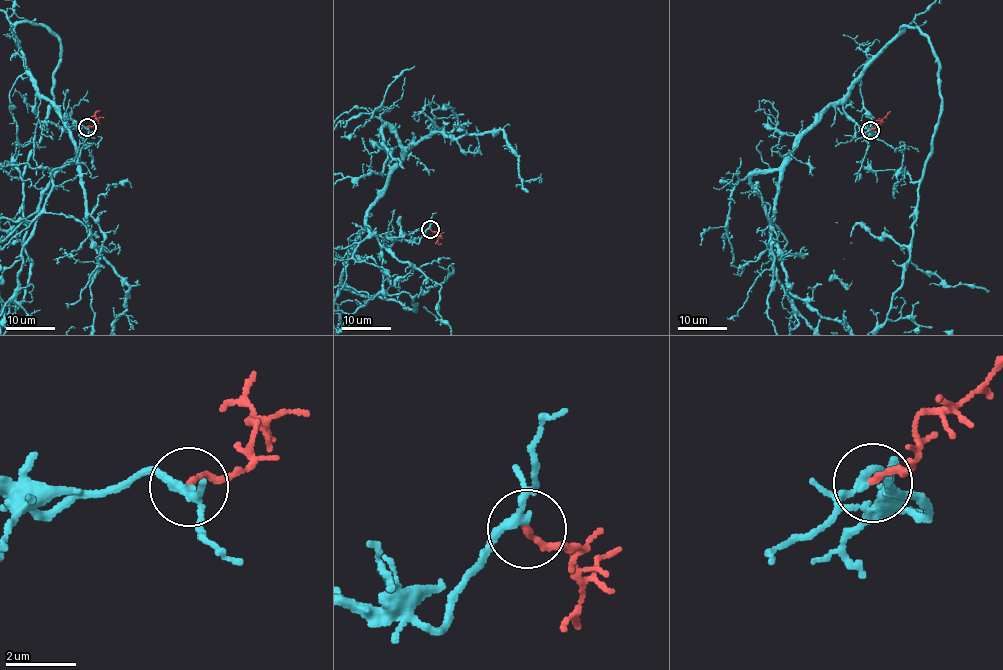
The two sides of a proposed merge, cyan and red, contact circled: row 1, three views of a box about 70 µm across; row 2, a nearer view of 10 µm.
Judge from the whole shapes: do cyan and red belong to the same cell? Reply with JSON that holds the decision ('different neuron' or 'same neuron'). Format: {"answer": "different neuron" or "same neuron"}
{"answer": "same neuron"}

